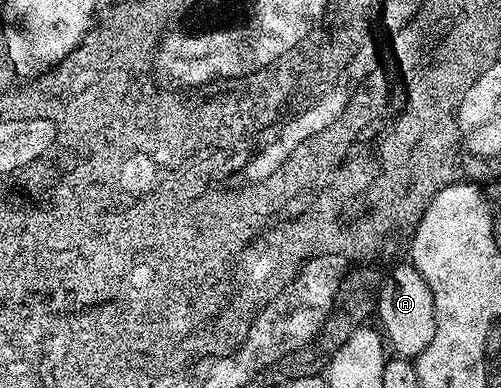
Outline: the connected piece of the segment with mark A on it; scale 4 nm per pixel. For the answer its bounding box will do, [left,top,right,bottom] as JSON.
[376,264,436,359]

